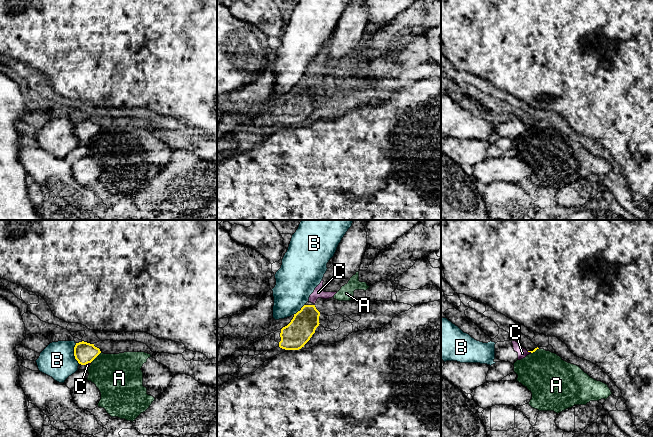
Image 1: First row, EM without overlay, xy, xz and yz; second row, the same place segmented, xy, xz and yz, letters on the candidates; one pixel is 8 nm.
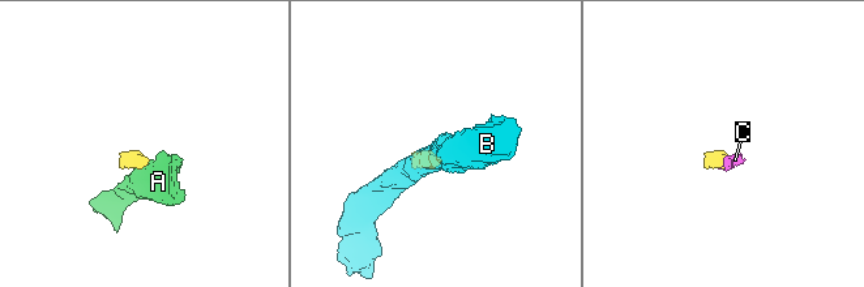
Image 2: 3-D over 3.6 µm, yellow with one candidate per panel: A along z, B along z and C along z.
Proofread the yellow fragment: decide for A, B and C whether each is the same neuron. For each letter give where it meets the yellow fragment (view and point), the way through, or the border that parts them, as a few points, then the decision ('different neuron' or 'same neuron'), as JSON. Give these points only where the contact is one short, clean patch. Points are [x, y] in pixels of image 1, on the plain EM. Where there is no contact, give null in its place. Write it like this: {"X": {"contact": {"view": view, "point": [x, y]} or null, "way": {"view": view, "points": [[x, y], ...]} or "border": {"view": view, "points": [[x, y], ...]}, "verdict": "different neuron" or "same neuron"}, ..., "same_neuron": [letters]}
{"A": {"contact": {"view": "xy", "point": [95, 133]}, "border": {"view": "xy", "points": [[100, 128], [91, 137]]}, "verdict": "different neuron"}, "B": {"contact": {"view": "xy", "point": [74, 129]}, "border": {"view": "xy", "points": [[75, 119], [74, 134], [79, 139]]}, "verdict": "different neuron"}, "C": {"contact": {"view": "xy", "point": [88, 138]}, "way": {"view": "xy", "points": [[84, 128], [88, 138], [87, 141]]}, "verdict": "same neuron"}, "same_neuron": ["C"]}

